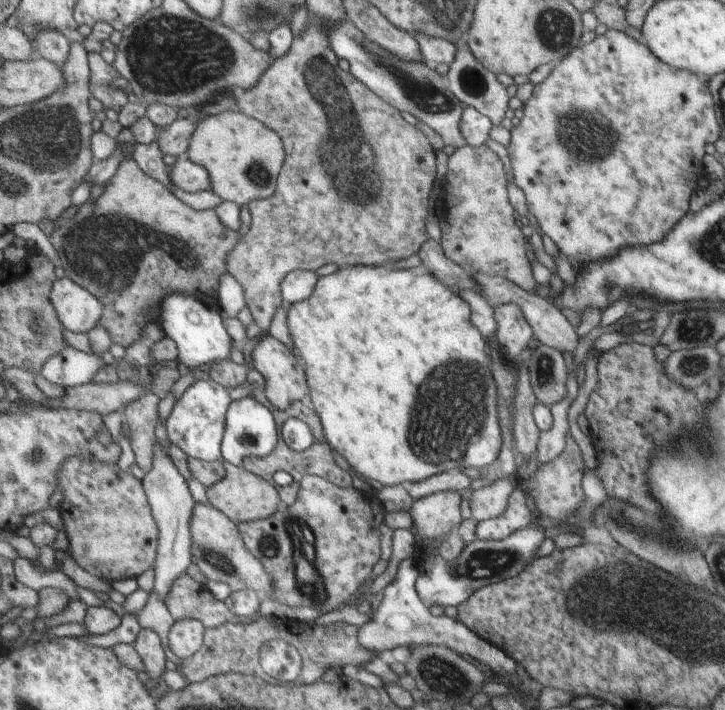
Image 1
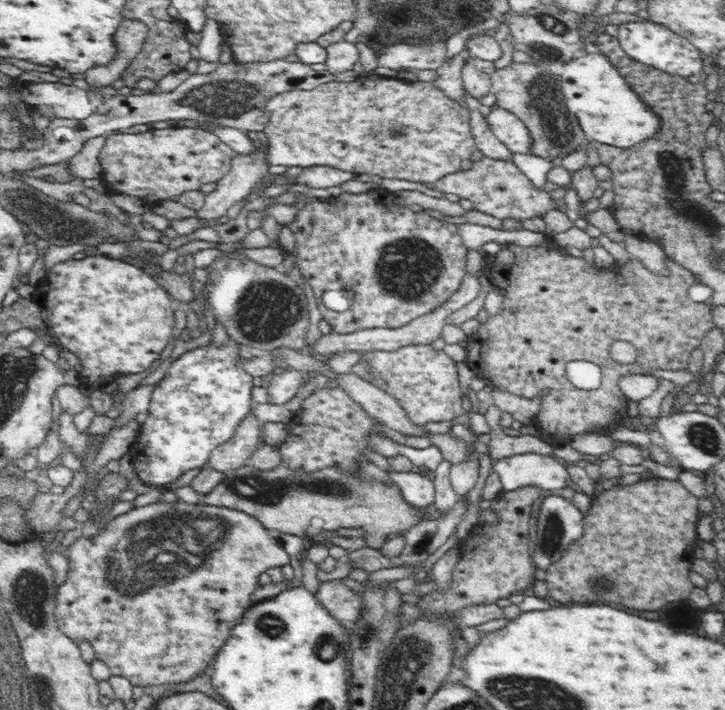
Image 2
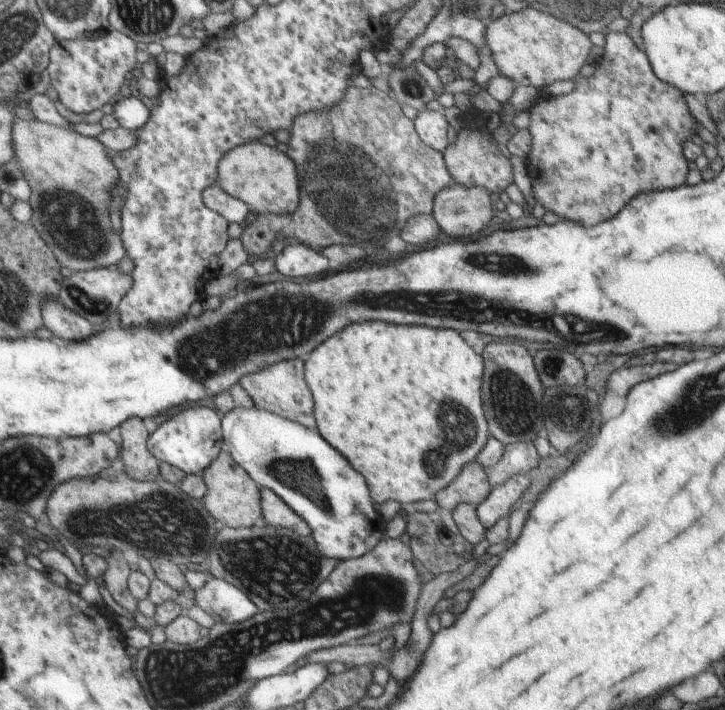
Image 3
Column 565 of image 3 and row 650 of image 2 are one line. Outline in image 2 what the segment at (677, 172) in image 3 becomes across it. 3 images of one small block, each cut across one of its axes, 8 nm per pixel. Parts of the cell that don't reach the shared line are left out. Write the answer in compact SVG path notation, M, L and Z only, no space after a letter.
M156 502L152 504L148 504L146 506L134 507L124 514L120 514L113 519L111 519L106 526L100 530L98 527L100 520L86 520L82 524L80 524L80 530L98 530L98 535L93 536L92 538L80 537L75 540L68 548L66 549L66 558L69 564L69 571L66 576L66 581L64 584L58 586L58 590L55 591L56 594L56 624L60 627L60 631L66 633L70 639L74 639L76 644L79 644L81 641L88 641L91 646L95 650L95 657L98 660L101 660L106 664L110 670L111 674L114 676L124 676L126 677L134 686L152 686L152 685L160 685L164 683L174 683L177 684L179 682L188 682L188 680L192 680L194 676L197 676L208 666L211 662L212 658L217 654L220 650L220 647L226 642L226 639L230 636L231 628L240 622L242 622L241 618L245 614L245 612L249 609L249 602L251 600L251 596L255 590L252 588L257 588L258 584L258 576L262 574L262 572L266 572L268 568L274 568L274 566L284 566L285 564L290 564L290 555L286 553L283 545L281 544L280 539L273 538L270 536L270 532L268 532L267 528L262 526L261 522L258 522L256 518L246 514L245 512L240 512L238 510L232 510L231 508L224 508L218 506L208 506L202 502L198 504L186 504L185 502Z

